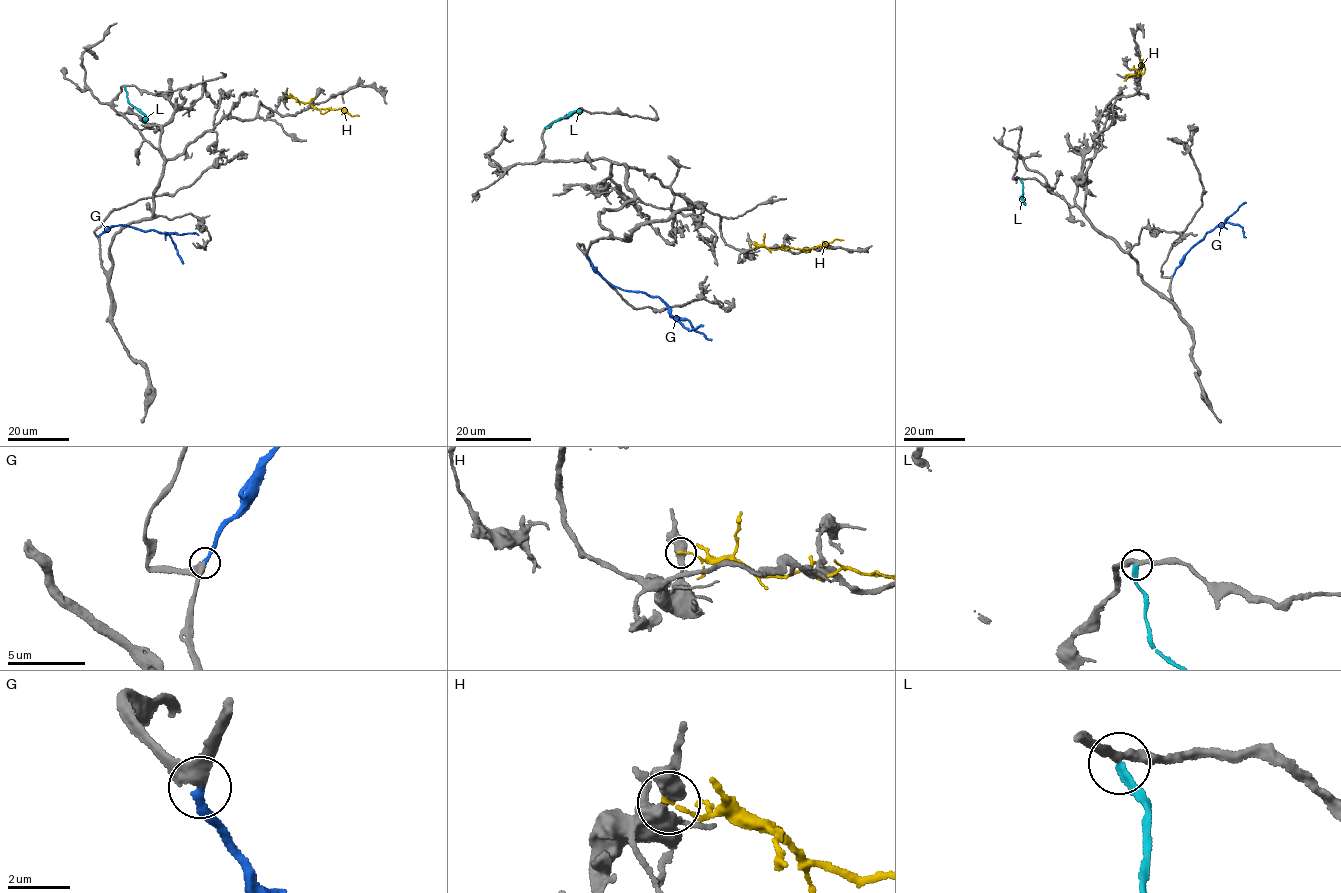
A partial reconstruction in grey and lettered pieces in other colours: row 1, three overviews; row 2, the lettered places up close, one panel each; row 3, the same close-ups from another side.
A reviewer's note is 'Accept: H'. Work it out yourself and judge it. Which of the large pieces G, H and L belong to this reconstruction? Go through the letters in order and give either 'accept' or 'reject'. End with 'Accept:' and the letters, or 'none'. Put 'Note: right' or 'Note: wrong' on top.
Note: wrong
G: accept
H: reject
L: reject
Accept: G

